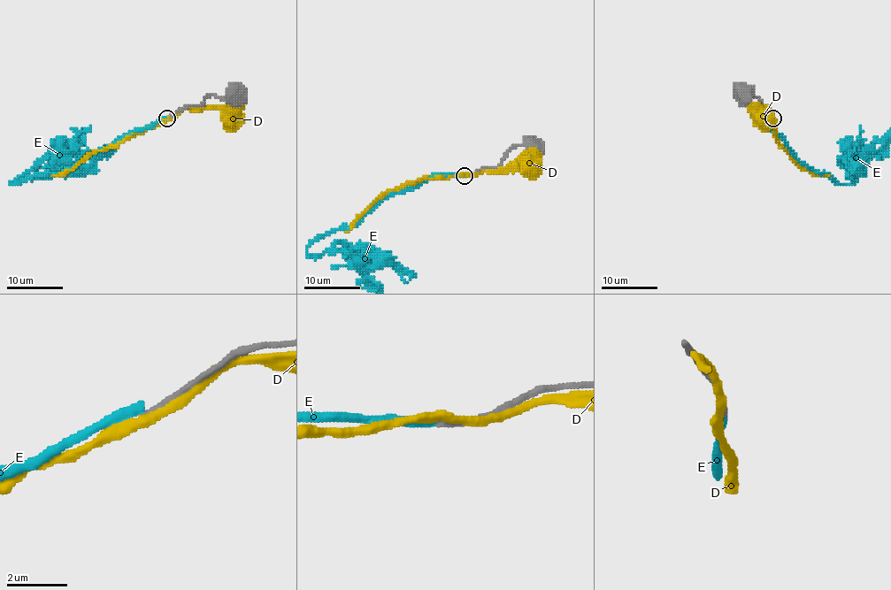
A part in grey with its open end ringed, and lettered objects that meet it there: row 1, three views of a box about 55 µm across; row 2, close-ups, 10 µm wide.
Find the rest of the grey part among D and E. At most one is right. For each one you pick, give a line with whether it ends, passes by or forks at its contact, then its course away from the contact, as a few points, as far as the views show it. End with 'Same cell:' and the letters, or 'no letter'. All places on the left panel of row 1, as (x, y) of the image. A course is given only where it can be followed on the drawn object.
Same cell: no letter

